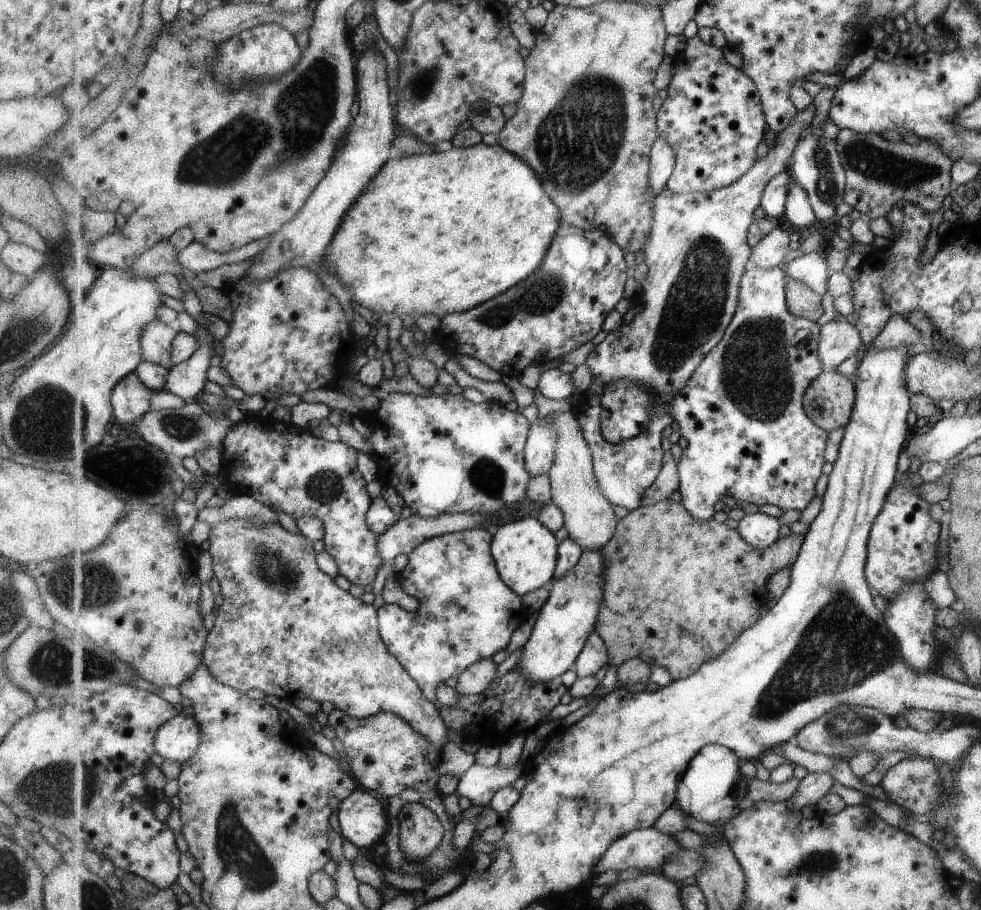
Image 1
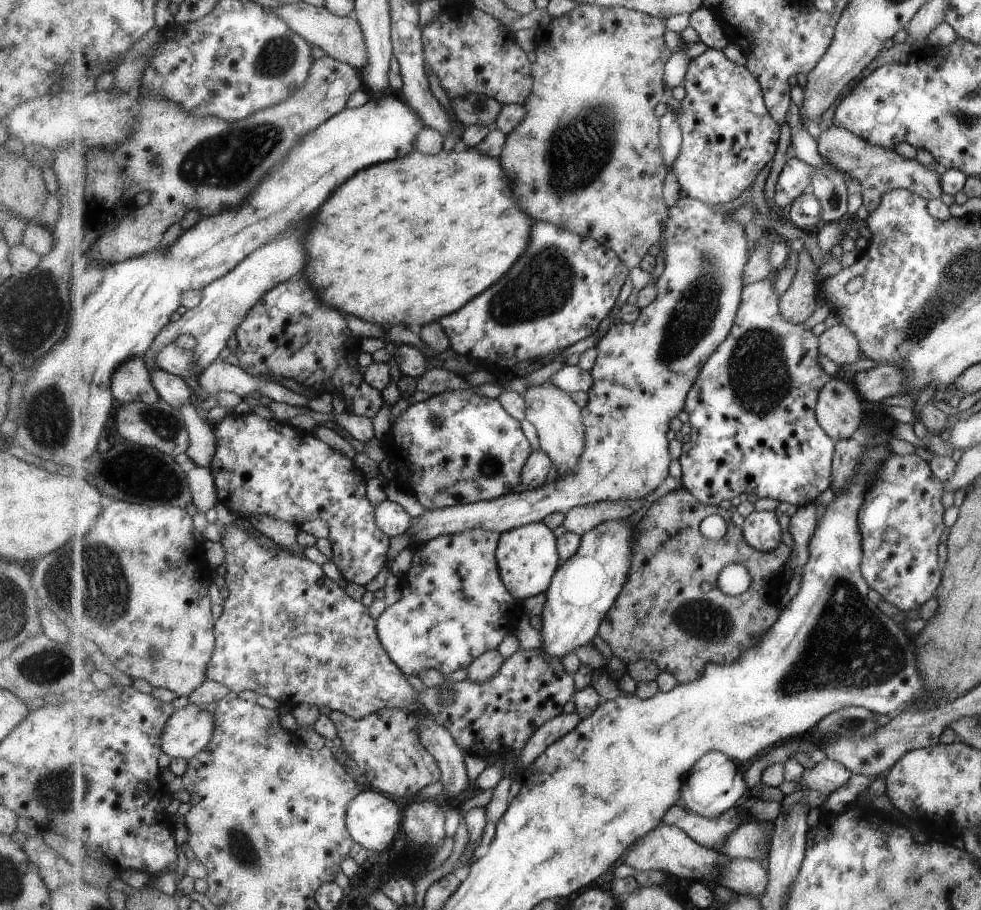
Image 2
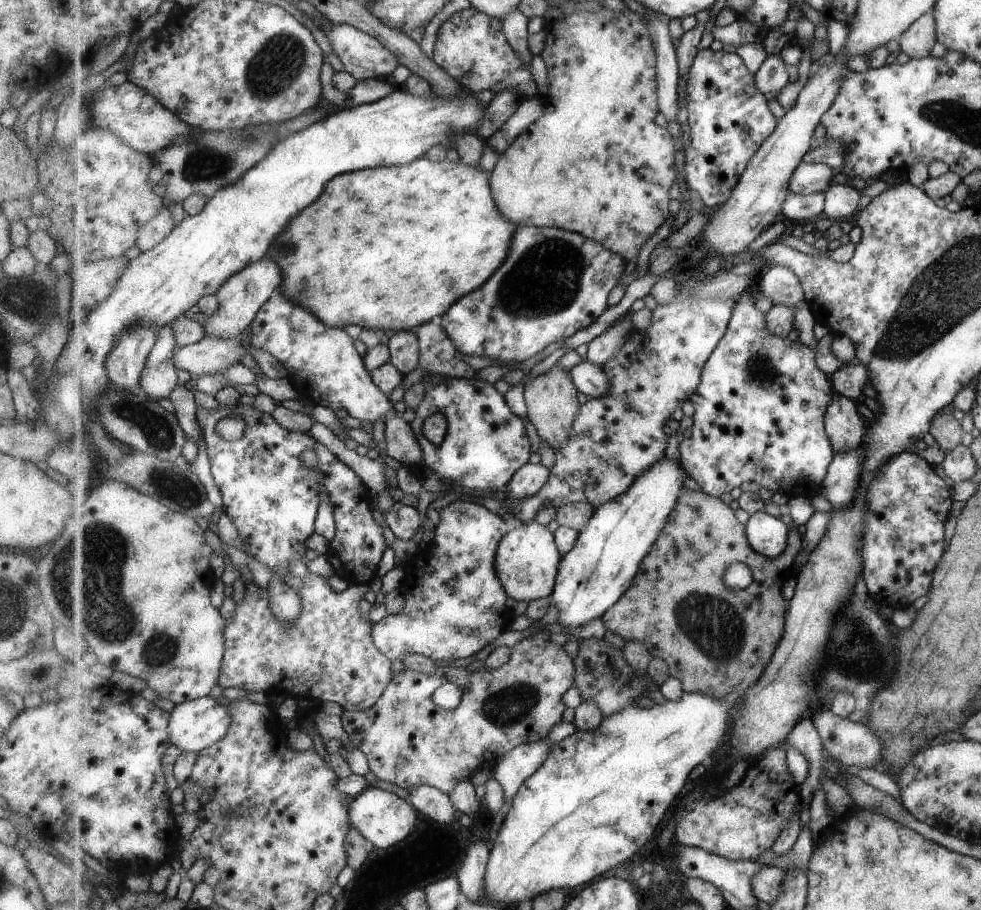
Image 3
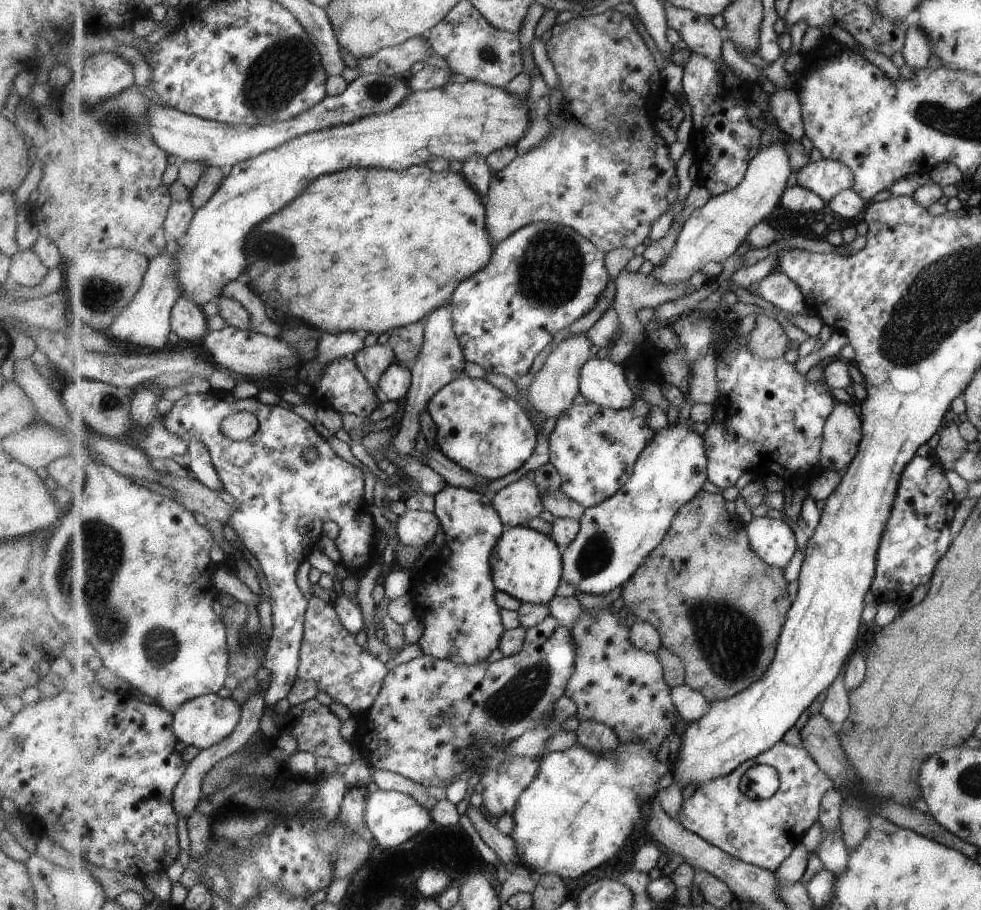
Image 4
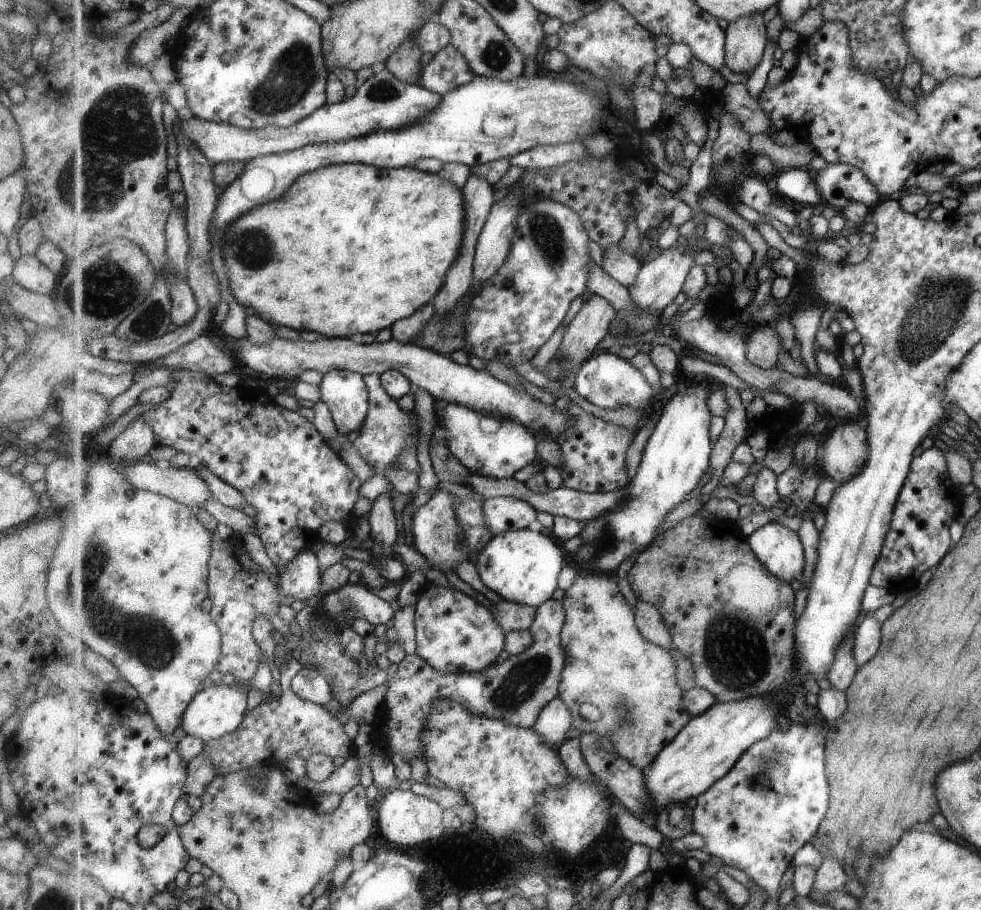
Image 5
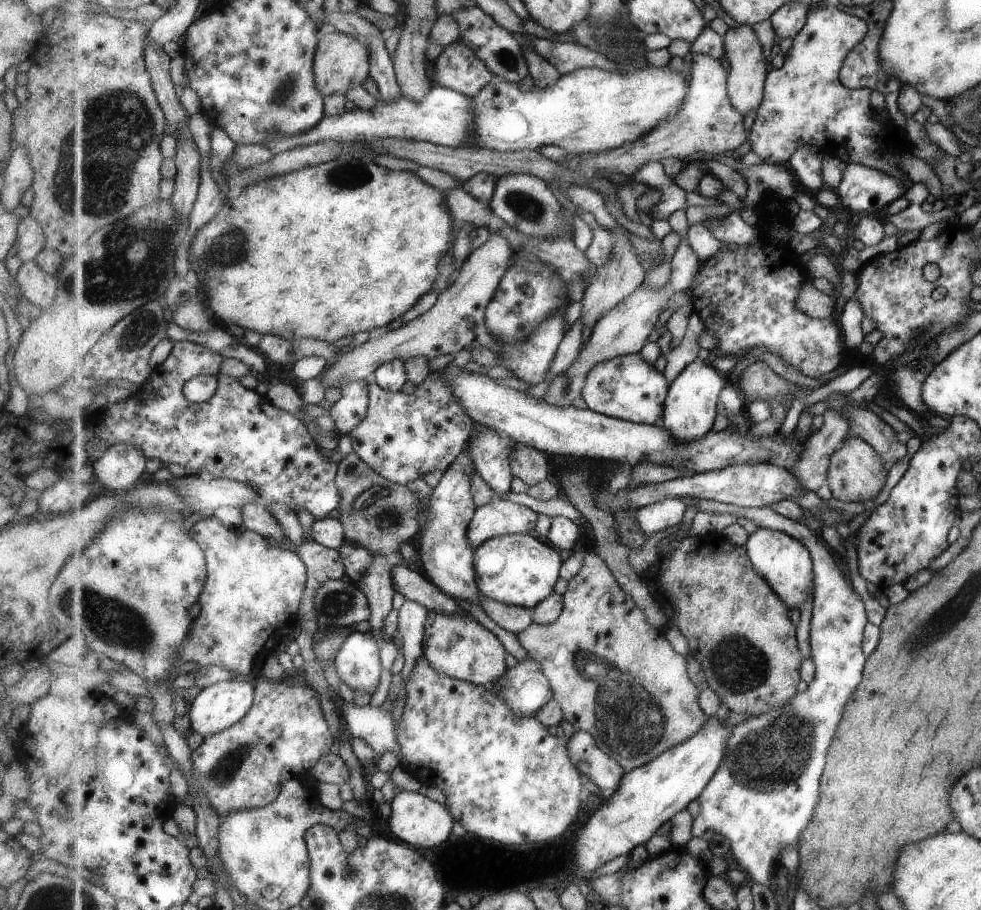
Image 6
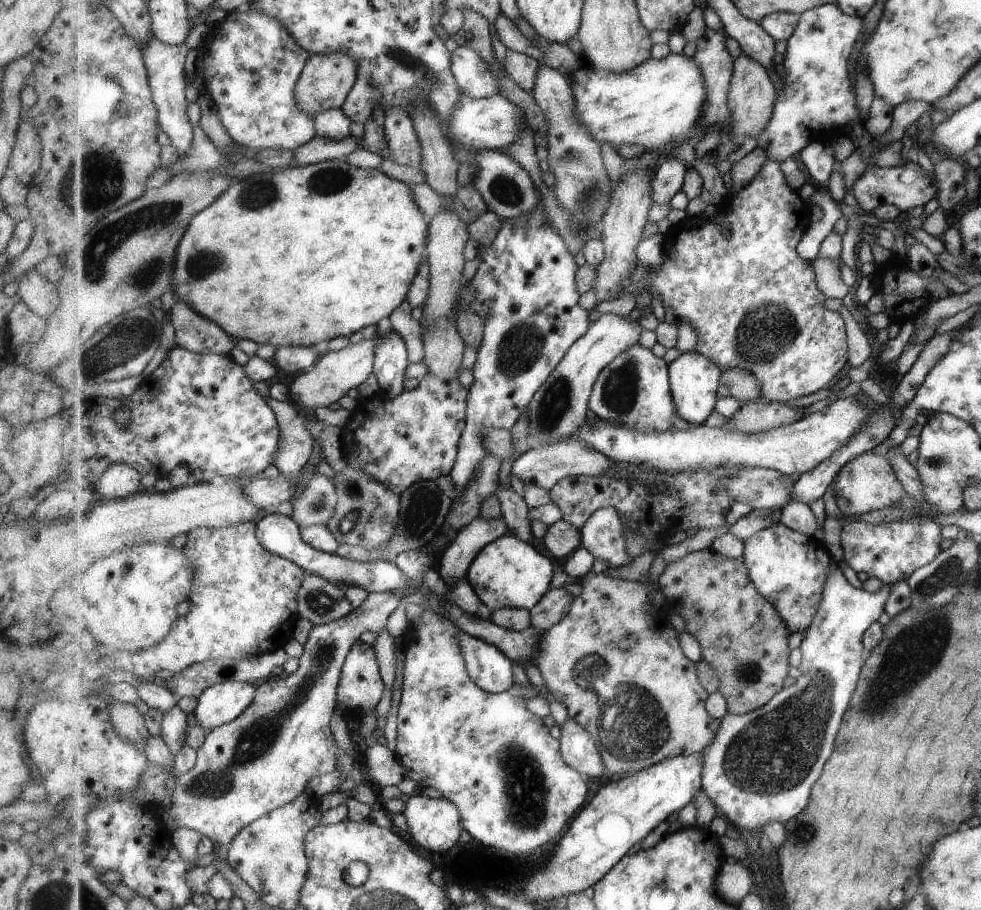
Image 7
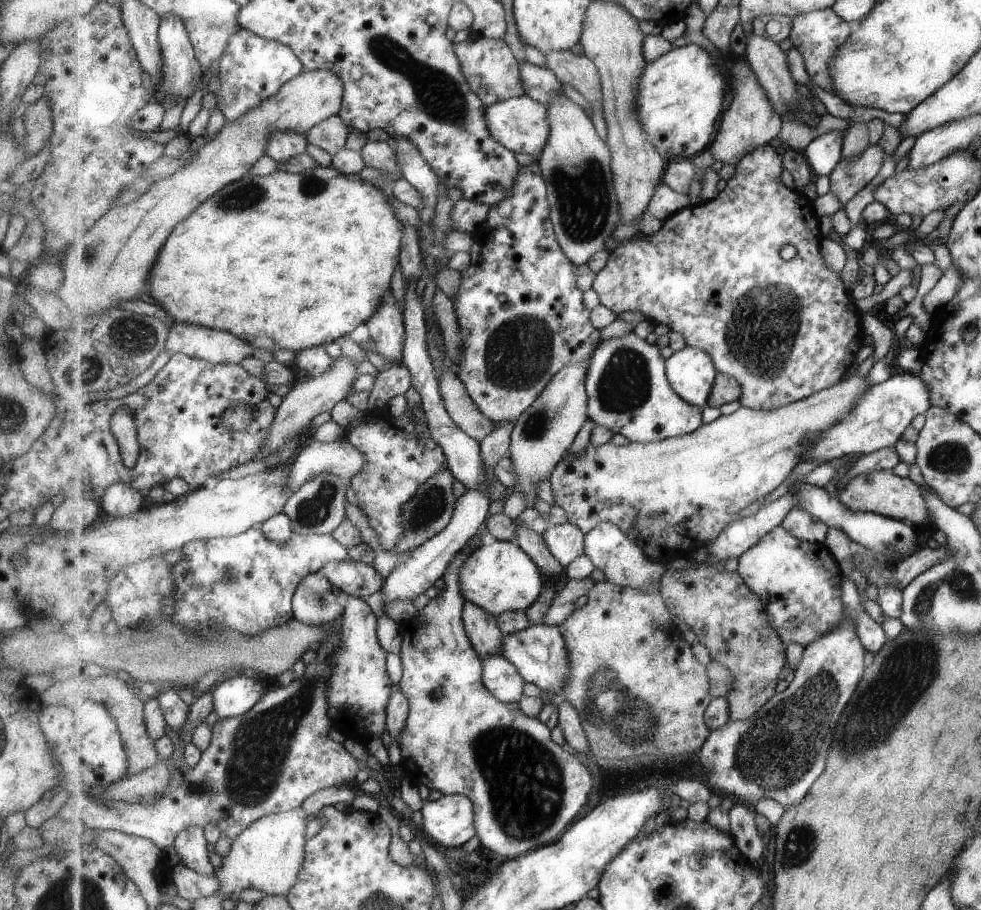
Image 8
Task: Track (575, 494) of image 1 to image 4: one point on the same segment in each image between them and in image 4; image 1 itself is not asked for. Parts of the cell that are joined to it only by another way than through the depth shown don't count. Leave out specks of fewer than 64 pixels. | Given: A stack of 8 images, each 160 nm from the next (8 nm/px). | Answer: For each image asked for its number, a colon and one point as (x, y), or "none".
2: (557, 418)
3: (552, 397)
4: (552, 391)

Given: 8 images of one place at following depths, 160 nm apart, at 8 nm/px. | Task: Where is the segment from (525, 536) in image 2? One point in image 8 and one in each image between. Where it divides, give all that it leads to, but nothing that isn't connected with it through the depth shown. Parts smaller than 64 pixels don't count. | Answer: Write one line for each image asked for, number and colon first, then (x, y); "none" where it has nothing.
3: (528, 559)
4: (528, 565)
5: (523, 566)
6: (518, 569)
7: (509, 572)
8: (501, 577)

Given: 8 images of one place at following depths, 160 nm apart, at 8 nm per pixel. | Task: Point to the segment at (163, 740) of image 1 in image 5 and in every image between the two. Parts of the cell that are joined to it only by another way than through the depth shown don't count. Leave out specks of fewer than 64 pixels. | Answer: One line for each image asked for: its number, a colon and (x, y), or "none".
2: (189, 730)
3: (195, 725)
4: (203, 722)
5: (217, 710)

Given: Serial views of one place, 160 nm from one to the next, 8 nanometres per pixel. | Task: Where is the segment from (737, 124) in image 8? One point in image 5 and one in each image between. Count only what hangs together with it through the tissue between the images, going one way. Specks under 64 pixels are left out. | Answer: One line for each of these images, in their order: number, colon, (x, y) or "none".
5: (746, 38)
6: (748, 75)
7: (752, 96)

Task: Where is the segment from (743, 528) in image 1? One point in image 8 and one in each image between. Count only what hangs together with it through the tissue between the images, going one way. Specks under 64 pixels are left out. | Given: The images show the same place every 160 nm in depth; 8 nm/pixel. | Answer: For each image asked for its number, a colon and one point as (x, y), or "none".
2: (762, 529)
3: (769, 535)
4: (774, 541)
5: (780, 549)
6: (788, 565)
7: (789, 568)
8: (800, 581)

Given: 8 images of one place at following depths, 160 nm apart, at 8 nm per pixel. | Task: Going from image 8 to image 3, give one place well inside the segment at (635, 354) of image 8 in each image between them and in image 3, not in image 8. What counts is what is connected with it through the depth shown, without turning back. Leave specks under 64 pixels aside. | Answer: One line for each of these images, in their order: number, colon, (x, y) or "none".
3: (591, 379)
4: (604, 382)
5: (609, 381)
6: (629, 388)
7: (634, 389)

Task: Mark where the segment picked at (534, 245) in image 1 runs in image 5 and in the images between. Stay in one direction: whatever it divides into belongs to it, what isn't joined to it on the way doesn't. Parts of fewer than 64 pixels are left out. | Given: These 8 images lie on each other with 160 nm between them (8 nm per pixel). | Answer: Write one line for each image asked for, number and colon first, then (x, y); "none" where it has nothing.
2: (434, 231)
3: (443, 215)
4: (357, 240)
5: (351, 248)

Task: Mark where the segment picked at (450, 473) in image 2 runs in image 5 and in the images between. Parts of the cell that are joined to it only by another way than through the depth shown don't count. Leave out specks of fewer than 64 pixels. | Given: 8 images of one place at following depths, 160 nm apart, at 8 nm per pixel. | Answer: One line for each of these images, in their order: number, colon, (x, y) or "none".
3: (485, 444)
4: (485, 431)
5: (491, 446)

